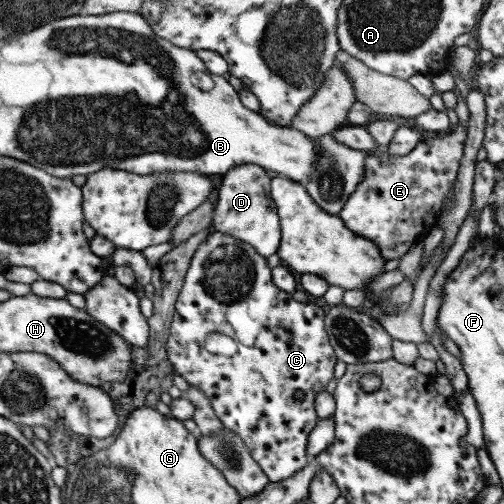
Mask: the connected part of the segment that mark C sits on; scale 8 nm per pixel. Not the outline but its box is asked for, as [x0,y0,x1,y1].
[166,232,337,482]

